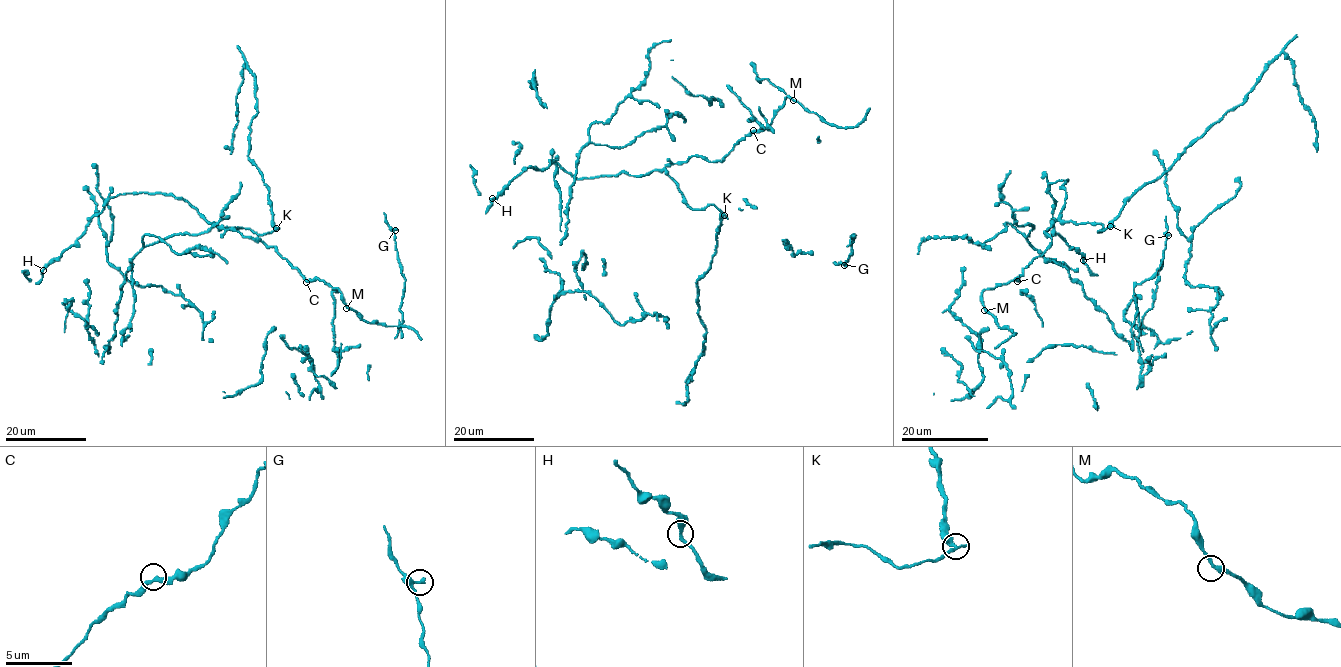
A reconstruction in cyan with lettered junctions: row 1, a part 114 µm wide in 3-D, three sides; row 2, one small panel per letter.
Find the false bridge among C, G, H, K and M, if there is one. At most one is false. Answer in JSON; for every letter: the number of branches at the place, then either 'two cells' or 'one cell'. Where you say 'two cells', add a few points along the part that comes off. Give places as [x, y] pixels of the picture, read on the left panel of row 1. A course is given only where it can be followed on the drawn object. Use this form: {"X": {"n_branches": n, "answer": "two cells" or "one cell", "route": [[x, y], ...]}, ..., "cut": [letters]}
{"C": {"n_branches": 2, "answer": "one cell"}, "G": {"n_branches": 2, "answer": "one cell"}, "H": {"n_branches": 2, "answer": "one cell"}, "K": {"n_branches": 2, "answer": "two cells", "route": [[276, 229], [268, 189], [248, 156], [250, 123], [258, 113], [255, 77], [246, 62], [232, 145], [224, 147]]}, "M": {"n_branches": 2, "answer": "one cell"}, "cut": ["K"]}

